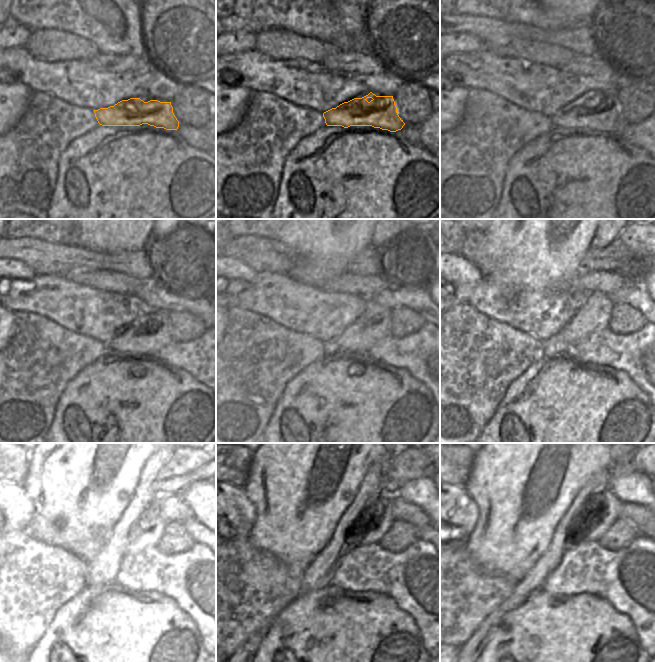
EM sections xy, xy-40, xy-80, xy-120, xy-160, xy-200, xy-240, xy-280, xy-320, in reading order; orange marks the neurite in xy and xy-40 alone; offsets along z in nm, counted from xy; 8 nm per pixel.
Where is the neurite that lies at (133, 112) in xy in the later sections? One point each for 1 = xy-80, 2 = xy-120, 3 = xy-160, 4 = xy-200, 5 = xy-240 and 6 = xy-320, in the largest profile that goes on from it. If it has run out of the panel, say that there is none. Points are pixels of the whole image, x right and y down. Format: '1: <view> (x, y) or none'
1: xy-80 (596, 112)
2: xy-120 (148, 334)
3: xy-160 (372, 326)
4: xy-200 (594, 314)
5: xy-240 (146, 532)
6: xy-320 (599, 511)

